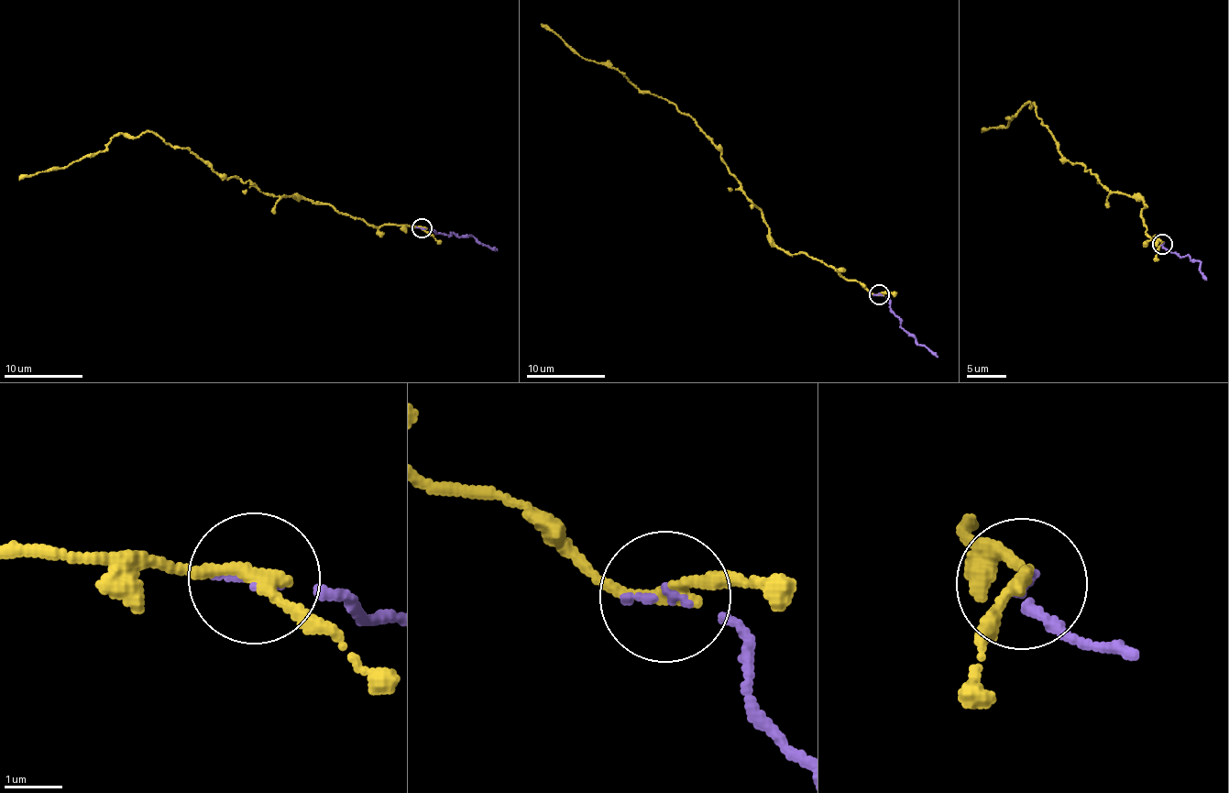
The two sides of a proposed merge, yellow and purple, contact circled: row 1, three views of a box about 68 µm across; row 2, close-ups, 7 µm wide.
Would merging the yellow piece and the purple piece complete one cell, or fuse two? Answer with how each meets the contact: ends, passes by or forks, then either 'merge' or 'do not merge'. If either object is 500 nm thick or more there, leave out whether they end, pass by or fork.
yellow passes by; purple ends; merge

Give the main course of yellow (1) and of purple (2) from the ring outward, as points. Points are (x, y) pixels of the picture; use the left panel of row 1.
1: (422, 228), (375, 227), (324, 203), (274, 197), (223, 176), (152, 132), (119, 133), (104, 150), (18, 180)
2: (422, 228), (472, 236), (498, 251)

